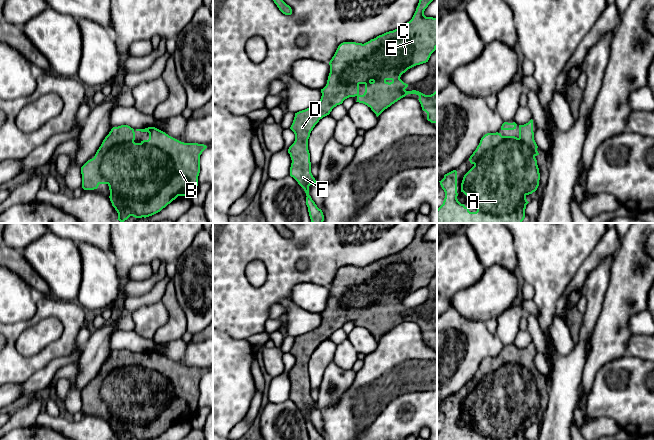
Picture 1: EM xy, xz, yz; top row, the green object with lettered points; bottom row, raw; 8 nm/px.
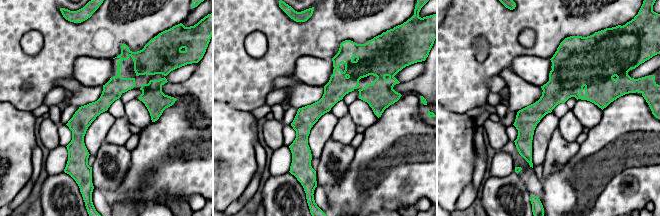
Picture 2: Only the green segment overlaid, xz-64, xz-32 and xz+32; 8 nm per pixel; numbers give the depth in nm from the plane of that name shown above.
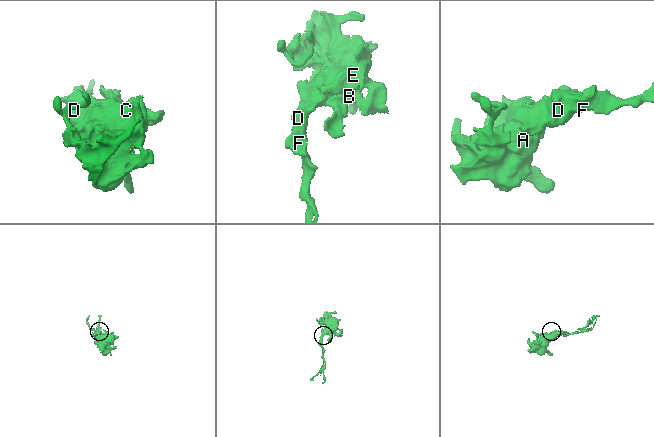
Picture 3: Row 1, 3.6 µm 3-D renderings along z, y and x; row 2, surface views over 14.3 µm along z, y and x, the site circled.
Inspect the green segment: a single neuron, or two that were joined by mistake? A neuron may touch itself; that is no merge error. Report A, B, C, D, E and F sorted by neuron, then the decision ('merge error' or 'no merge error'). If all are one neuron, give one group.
groups A B C D E F; no merge error

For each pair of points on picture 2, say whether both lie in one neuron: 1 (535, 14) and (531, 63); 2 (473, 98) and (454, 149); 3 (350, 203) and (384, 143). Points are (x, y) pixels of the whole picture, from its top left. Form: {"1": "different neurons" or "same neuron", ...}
{"1": "different neurons", "2": "different neurons", "3": "same neuron"}

